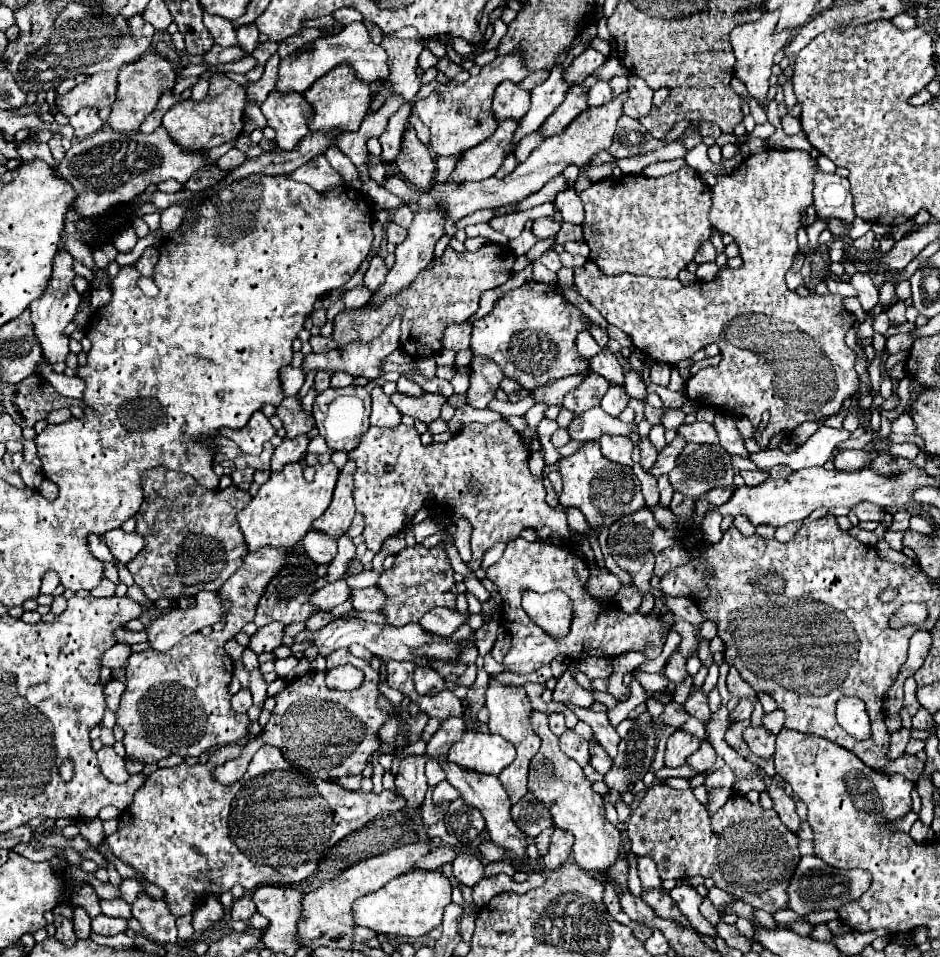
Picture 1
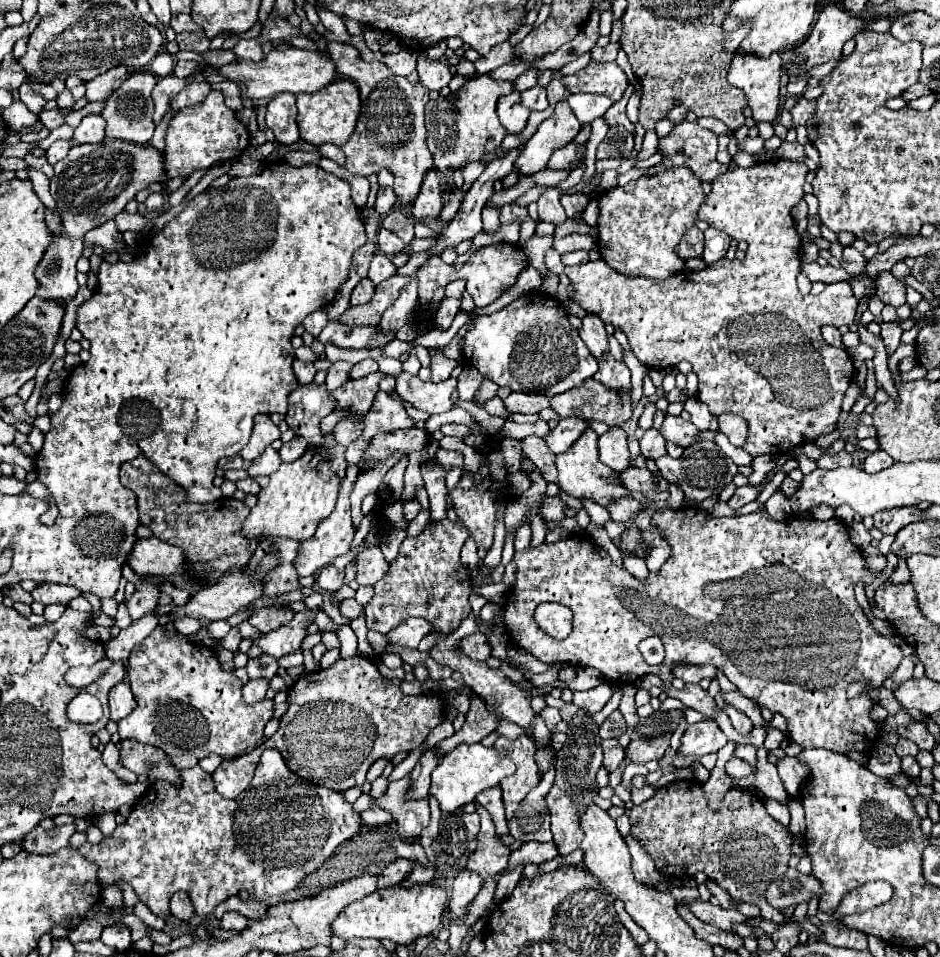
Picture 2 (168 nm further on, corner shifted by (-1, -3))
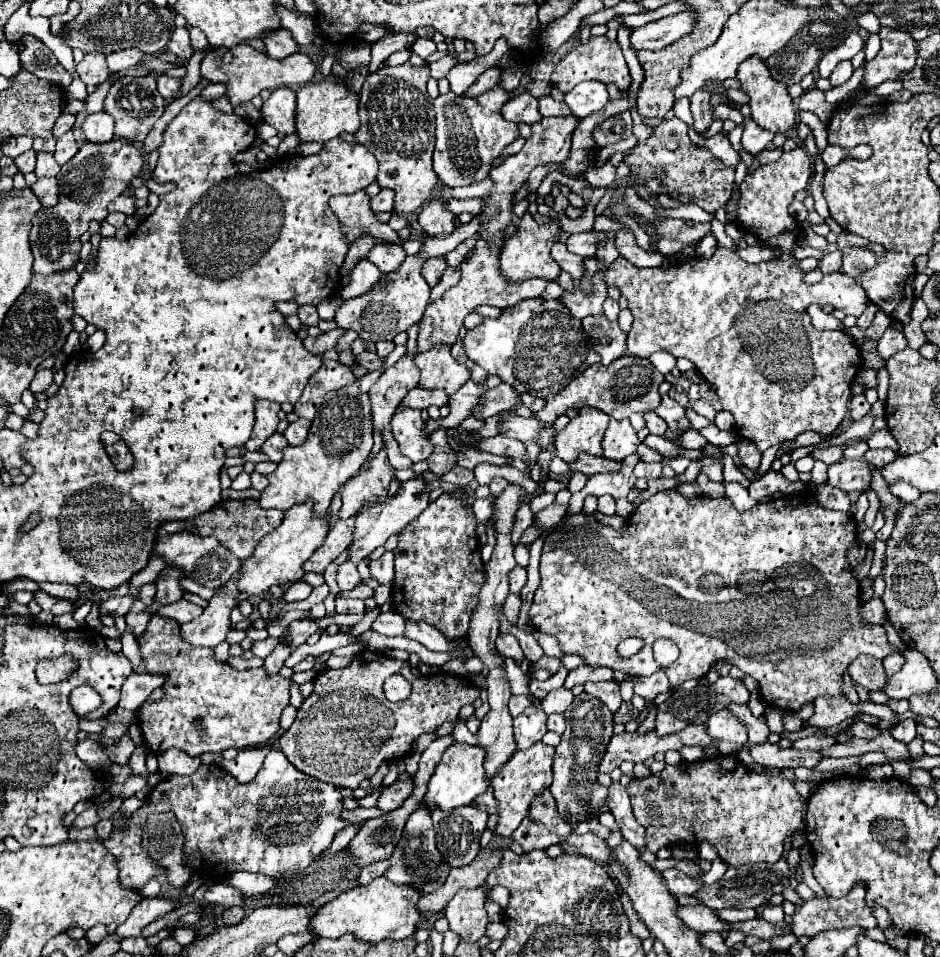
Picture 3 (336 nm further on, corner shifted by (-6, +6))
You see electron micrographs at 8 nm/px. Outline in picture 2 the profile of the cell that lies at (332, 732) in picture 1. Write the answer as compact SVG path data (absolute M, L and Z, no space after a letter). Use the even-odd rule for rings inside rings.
M338 658L330 668L308 672L288 690L288 712L280 718L278 732L248 754L224 760L212 774L218 794L238 798L250 782L260 754L266 748L280 750L286 766L300 778L336 792L362 786L368 768L378 760L392 760L400 750L420 746L430 730L444 722L444 698L440 694L404 696L400 680L388 680L370 658Z

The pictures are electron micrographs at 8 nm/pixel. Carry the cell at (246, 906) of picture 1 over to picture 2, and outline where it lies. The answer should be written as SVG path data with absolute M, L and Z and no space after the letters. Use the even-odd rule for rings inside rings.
M228 912L226 916L222 916L220 926L222 926L224 930L236 930L236 932L242 932L242 928L248 926L248 918L244 918L244 916L238 914L238 912Z

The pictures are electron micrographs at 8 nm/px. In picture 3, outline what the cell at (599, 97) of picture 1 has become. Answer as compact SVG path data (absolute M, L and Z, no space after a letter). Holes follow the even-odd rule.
M583 81L565 95L565 103L579 119L595 111L601 111L607 105L607 101L609 101L607 87L605 83L599 81Z

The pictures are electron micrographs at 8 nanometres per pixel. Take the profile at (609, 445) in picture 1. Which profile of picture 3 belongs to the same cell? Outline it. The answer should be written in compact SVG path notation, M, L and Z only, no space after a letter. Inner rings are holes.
M609 419L609 427L603 437L603 455L607 459L623 461L627 455L635 453L637 447L639 447L639 439L629 419L623 419L623 421Z

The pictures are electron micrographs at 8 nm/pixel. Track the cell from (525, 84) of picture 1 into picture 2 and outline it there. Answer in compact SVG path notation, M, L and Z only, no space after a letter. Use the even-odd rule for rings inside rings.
M534 86L530 90L524 90L520 96L522 96L522 104L530 110L544 110L548 106L546 88L542 88L542 86Z

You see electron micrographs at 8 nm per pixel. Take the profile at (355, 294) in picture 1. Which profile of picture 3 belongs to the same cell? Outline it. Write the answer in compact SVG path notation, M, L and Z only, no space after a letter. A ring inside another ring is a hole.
M361 259L355 269L353 269L353 275L351 275L351 283L347 287L343 287L341 295L345 299L353 299L353 297L359 297L367 291L371 291L377 281L381 277L381 271L369 261L369 259Z

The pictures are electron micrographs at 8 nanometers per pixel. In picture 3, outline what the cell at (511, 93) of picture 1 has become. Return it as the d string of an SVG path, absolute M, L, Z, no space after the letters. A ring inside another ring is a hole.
M523 91L521 95L509 97L509 101L503 105L501 113L511 123L533 125L535 121L543 119L543 115L539 115L539 109L537 109L537 99L529 91Z

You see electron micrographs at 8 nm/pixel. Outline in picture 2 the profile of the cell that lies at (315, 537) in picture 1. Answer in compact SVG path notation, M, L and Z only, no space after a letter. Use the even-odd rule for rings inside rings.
M326 566L318 578L318 584L328 592L336 592L344 584L344 574L334 566Z

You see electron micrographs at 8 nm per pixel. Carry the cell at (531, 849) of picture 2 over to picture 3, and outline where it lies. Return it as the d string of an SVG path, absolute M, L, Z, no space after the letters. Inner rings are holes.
M571 833L565 843L561 843L563 853L579 853L579 855L587 855L595 861L601 859L601 863L609 861L609 847L603 839L599 839L593 833L585 833L585 835L577 835Z

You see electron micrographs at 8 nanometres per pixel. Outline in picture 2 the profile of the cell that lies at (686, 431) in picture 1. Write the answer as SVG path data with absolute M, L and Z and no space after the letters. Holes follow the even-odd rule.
M666 414L662 426L660 426L660 434L668 440L674 442L682 448L688 448L694 442L694 436L698 434L698 428L692 422L684 422L680 416L670 416Z

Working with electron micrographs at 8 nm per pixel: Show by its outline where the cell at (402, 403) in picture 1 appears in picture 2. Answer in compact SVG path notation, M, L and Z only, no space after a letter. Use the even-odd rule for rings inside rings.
M402 372L396 378L396 392L414 408L424 410L428 414L448 412L452 408L450 396L454 390L456 390L456 378L448 378L446 382L440 384L424 382L418 376L410 376L408 372Z

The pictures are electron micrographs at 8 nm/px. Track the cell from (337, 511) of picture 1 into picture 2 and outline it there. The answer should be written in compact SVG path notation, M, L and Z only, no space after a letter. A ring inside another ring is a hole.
M350 466L346 470L346 476L340 484L340 490L338 490L338 500L336 500L336 508L332 510L330 516L322 518L318 522L318 528L314 532L312 538L300 542L298 546L298 556L294 560L294 566L298 570L298 576L312 576L316 570L328 566L334 558L346 554L350 550L350 544L352 544L352 538L354 538L354 528L352 528L352 520L350 520L350 492L354 488L354 482L356 482L356 476L358 476L358 466Z

